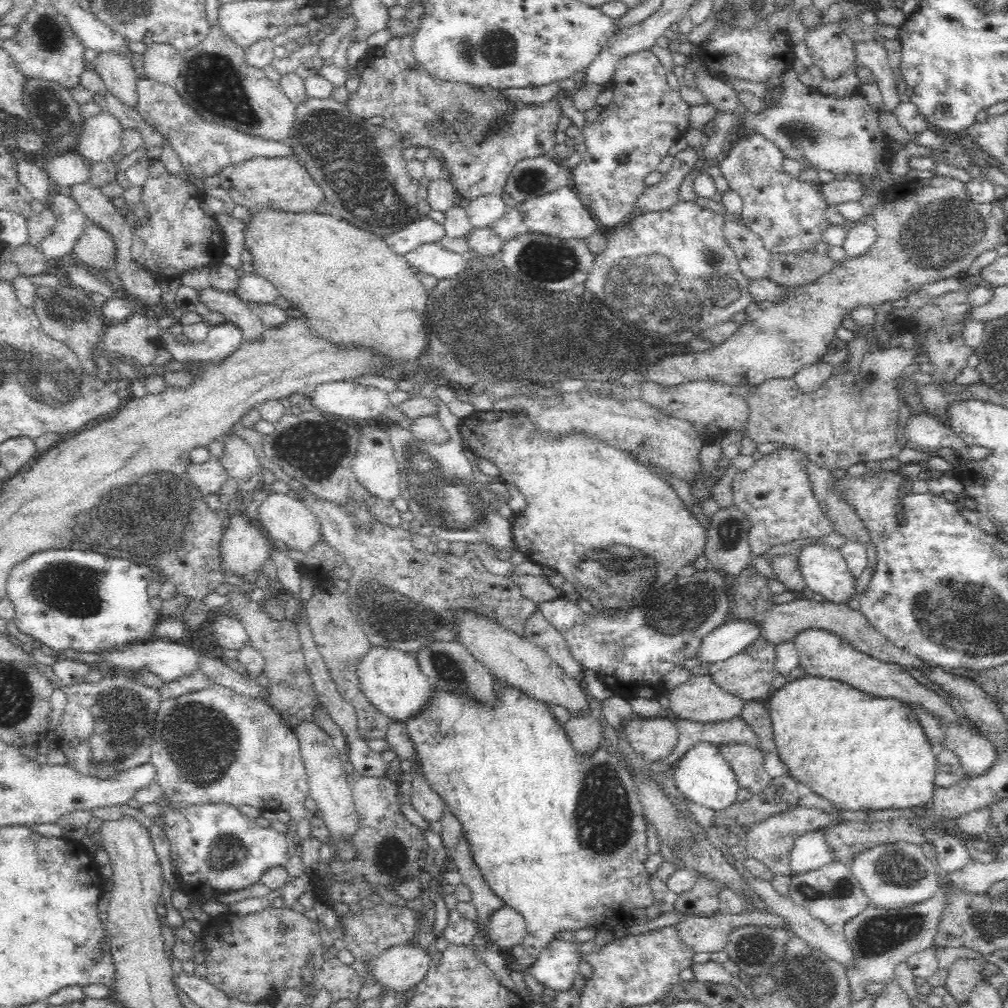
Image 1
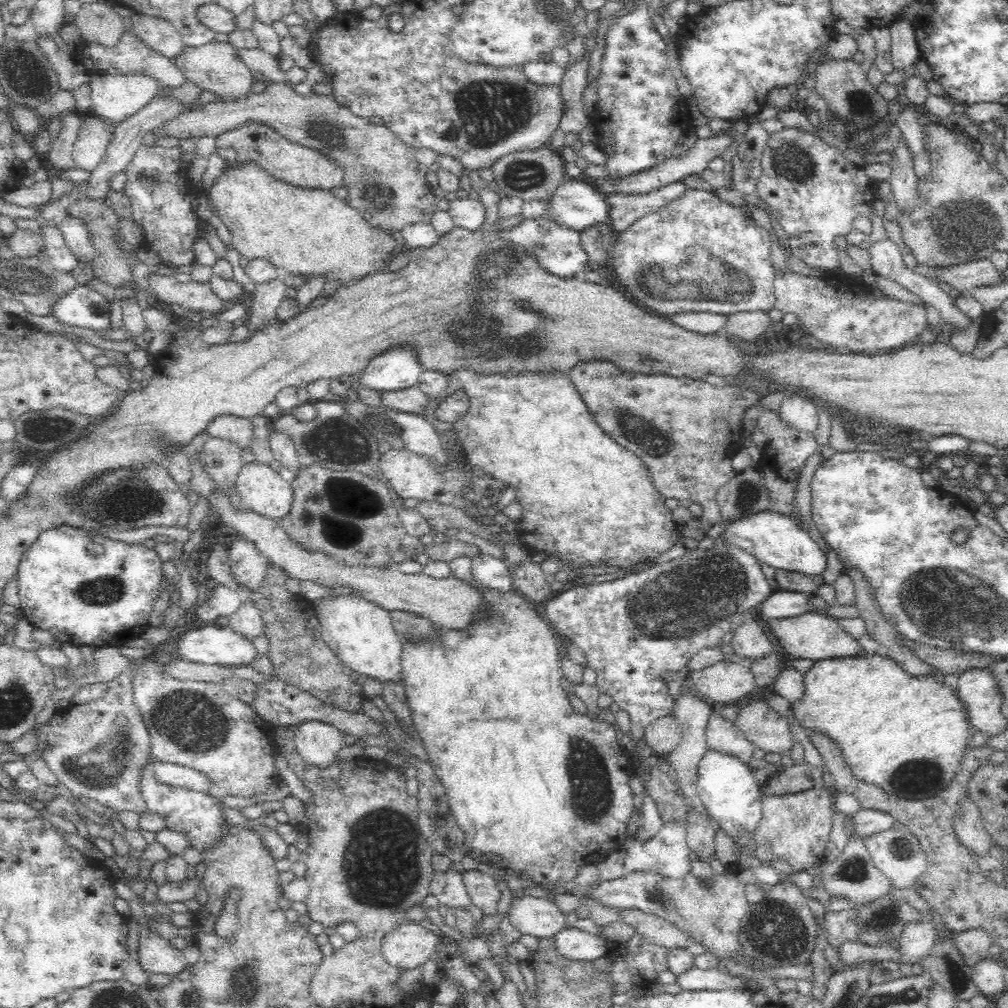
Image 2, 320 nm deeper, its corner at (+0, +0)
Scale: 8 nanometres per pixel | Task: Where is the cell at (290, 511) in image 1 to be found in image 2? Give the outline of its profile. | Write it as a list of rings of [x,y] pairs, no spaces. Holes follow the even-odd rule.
[[[255,460],[243,464],[236,488],[243,507],[263,518],[279,522],[292,508],[294,491],[291,483],[270,466]]]

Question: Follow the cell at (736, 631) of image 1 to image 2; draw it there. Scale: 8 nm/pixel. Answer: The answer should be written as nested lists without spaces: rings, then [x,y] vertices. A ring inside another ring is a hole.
[[[789,590],[773,592],[762,604],[758,619],[767,626],[772,620],[782,620],[782,618],[794,618],[810,610],[810,595],[798,594]]]

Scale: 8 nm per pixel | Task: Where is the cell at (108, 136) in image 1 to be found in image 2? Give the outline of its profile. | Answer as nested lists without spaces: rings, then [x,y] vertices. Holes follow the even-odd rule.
[[[108,70],[99,74],[93,75],[91,81],[91,115],[97,116],[103,120],[103,124],[116,127],[120,122],[128,120],[130,116],[134,116],[136,112],[140,112],[146,103],[157,96],[160,90],[158,83],[150,77],[124,77],[118,74],[115,70]]]

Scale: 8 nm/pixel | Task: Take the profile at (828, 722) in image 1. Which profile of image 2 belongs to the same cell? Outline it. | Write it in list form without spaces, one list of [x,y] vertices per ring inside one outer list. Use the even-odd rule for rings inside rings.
[[[880,651],[872,656],[866,653],[864,658],[838,658],[838,660],[828,659],[815,662],[805,674],[803,683],[804,688],[802,696],[798,700],[791,702],[789,717],[791,717],[794,722],[798,723],[798,726],[806,728],[808,732],[813,732],[813,734],[819,734],[819,736],[827,738],[827,740],[840,751],[840,757],[842,757],[842,761],[844,761],[848,773],[850,773],[854,779],[860,781],[860,783],[874,785],[874,787],[882,789],[882,791],[888,793],[888,795],[893,795],[900,799],[921,800],[934,797],[936,792],[946,788],[948,784],[953,782],[956,776],[956,768],[958,768],[958,764],[962,763],[963,756],[968,748],[969,736],[965,725],[967,716],[965,716],[963,704],[961,700],[957,698],[955,690],[951,690],[947,684],[941,684],[938,681],[938,677],[910,676],[893,660],[887,658]]]

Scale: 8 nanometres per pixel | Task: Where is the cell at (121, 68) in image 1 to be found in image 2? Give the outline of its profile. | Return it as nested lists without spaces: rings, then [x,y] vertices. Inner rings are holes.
[[[107,2],[82,4],[74,21],[80,29],[83,41],[99,44],[104,48],[118,46],[125,32],[122,17]]]

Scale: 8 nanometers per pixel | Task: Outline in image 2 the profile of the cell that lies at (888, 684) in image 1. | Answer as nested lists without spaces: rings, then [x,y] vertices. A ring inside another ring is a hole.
[[[808,610],[800,616],[794,616],[794,618],[772,620],[766,627],[777,642],[777,647],[796,659],[806,658],[806,660],[812,660],[812,662],[820,662],[820,660],[864,658],[866,656],[866,652],[860,643],[841,628],[837,619],[828,614],[824,615]]]

